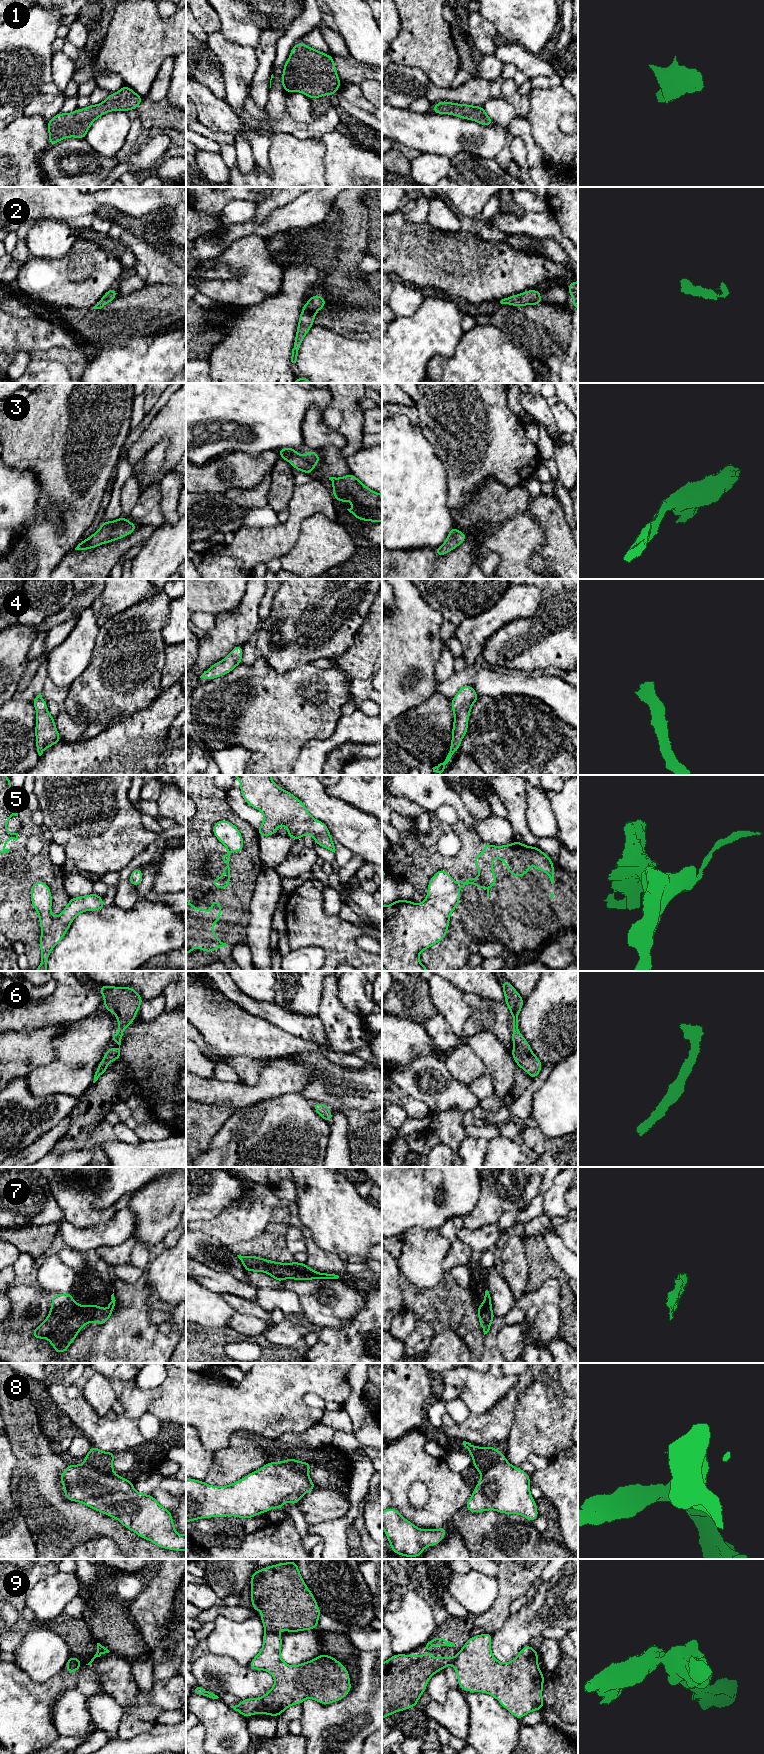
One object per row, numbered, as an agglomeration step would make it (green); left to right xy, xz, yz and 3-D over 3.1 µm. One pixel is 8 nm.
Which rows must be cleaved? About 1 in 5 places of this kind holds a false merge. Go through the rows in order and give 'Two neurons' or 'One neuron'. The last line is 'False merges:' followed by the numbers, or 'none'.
1: One neuron
2: One neuron
3: One neuron
4: One neuron
5: Two neurons
6: One neuron
7: One neuron
8: Two neurons
9: Two neurons
False merges: 5, 8, 9

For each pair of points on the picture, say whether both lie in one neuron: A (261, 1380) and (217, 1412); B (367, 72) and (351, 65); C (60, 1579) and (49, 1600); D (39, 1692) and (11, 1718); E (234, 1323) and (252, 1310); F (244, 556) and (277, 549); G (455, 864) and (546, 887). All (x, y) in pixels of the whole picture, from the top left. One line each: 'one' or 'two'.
A: one
B: one
C: one
D: one
E: two
F: one
G: one

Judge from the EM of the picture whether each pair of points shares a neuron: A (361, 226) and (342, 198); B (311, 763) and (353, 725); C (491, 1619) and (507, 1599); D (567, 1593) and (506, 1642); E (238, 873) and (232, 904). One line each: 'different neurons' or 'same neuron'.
A: same neuron
B: same neuron
C: same neuron
D: same neuron
E: same neuron

